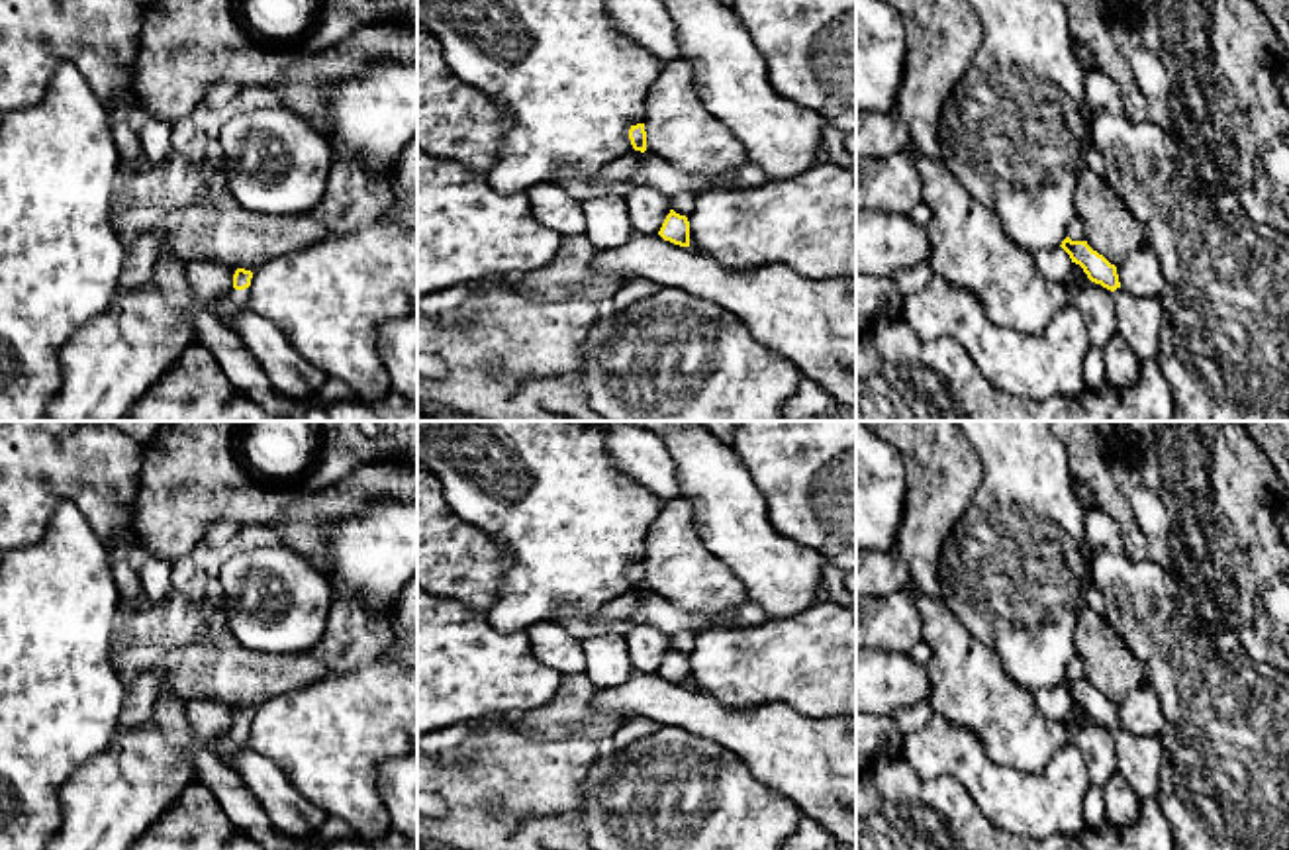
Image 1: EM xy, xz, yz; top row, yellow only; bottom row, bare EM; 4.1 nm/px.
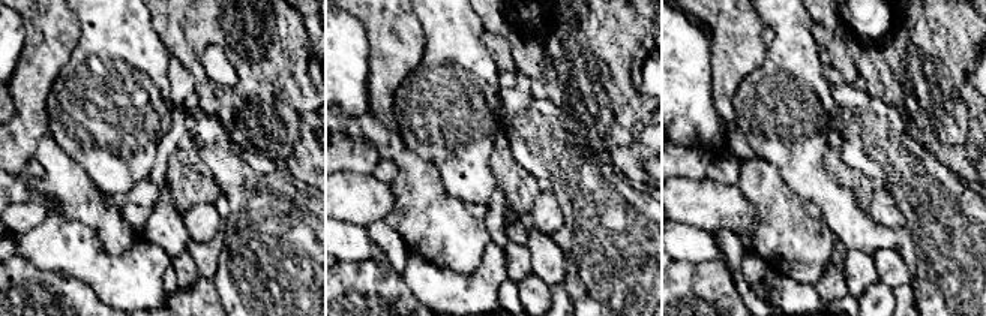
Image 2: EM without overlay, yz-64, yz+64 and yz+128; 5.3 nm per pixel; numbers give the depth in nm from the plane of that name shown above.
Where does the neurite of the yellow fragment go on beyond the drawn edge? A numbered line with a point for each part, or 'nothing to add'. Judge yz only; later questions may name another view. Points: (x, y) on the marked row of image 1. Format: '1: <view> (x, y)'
1: yz (1139, 318)

